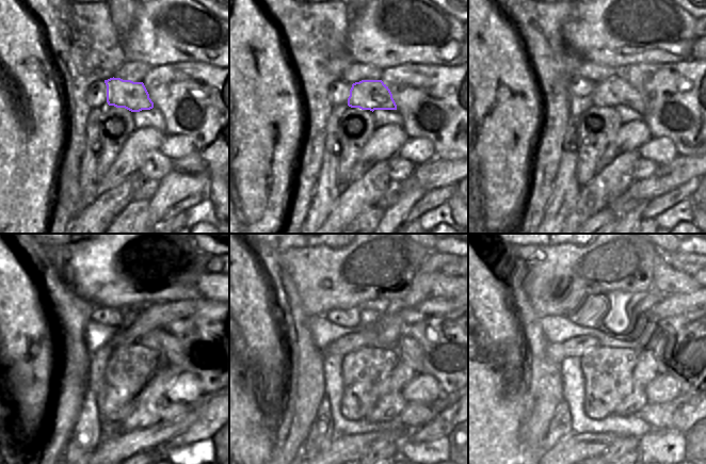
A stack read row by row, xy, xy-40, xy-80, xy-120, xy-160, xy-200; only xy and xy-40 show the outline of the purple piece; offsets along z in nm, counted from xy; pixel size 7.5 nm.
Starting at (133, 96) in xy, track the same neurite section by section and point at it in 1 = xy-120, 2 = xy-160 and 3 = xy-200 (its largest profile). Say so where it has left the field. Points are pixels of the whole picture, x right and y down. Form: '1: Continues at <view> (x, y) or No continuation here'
1: Continues at xy-120 (161, 340)
2: Continues at xy-160 (410, 350)
3: Continues at xy-200 (655, 348).

